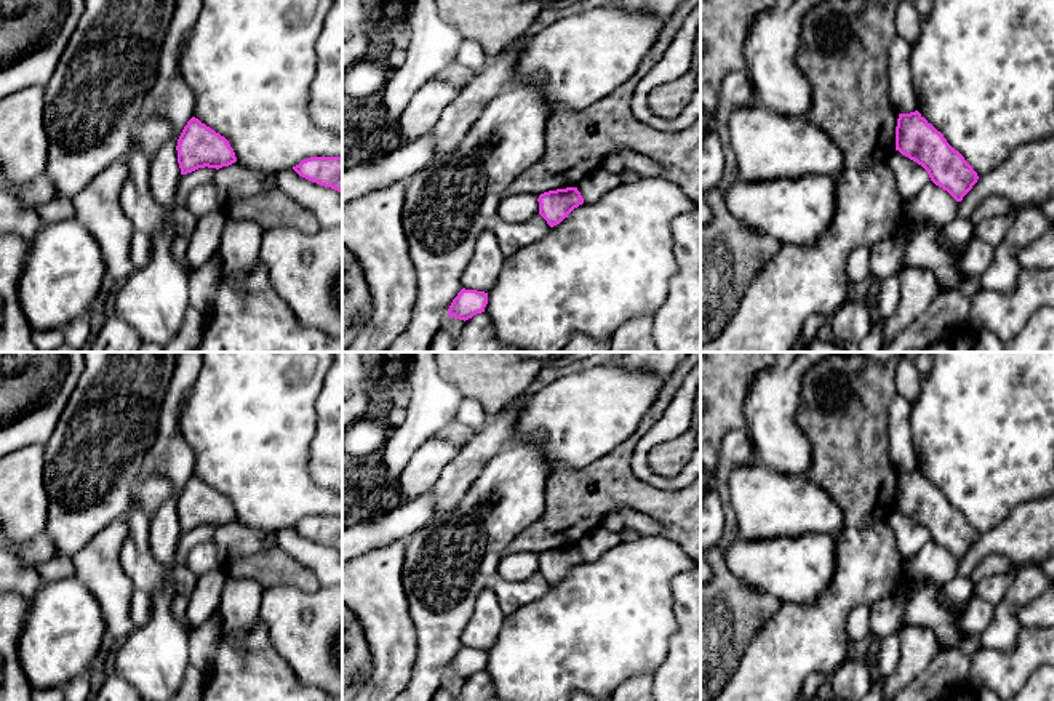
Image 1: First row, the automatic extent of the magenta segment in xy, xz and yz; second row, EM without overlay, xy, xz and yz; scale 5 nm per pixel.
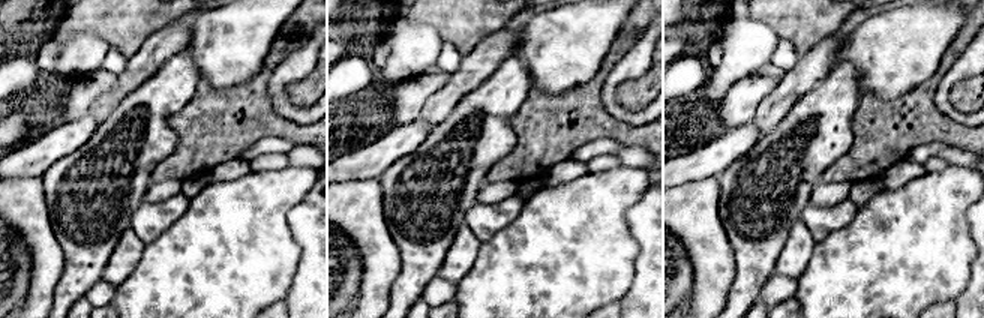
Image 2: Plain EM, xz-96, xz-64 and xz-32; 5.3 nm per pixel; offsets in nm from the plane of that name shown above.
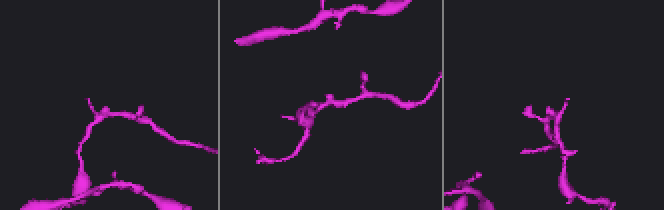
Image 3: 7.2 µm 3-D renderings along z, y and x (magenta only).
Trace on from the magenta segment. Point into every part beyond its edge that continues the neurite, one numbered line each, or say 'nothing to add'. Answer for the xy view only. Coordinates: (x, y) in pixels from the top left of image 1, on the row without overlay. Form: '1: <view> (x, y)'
nothing to add

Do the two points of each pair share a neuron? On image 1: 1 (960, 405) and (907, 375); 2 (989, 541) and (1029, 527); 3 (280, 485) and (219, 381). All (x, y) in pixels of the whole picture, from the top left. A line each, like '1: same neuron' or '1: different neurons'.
1: different neurons
2: same neuron
3: same neuron

